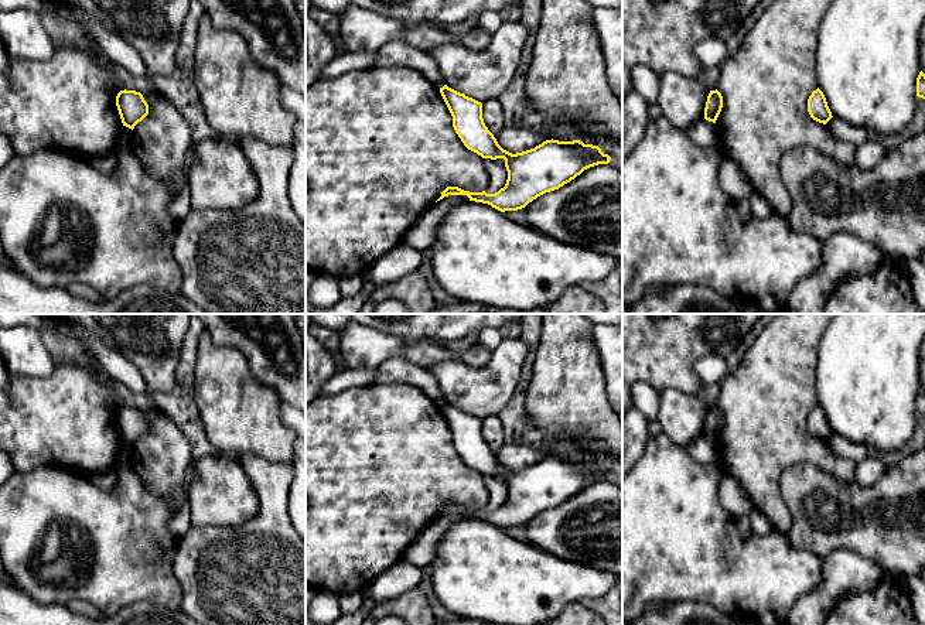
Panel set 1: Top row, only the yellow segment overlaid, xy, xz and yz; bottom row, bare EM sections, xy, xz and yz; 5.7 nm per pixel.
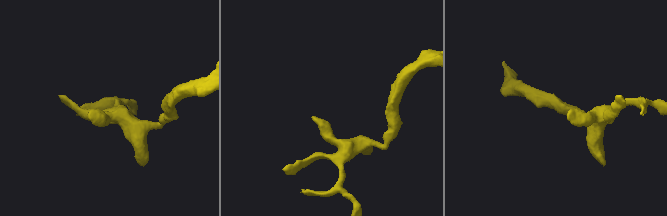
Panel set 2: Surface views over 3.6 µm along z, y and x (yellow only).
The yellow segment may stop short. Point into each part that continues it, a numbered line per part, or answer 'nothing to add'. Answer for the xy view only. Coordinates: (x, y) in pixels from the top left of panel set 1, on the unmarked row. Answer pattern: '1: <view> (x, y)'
nothing to add

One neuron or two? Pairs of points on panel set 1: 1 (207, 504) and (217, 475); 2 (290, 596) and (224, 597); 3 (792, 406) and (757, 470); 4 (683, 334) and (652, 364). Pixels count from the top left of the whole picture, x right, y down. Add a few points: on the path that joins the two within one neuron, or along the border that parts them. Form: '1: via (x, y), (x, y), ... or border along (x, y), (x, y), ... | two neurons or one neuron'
1: via (214, 497), (217, 494), (217, 482) | one neuron
2: via (273, 596), (241, 596) | one neuron
3: via (777, 422), (757, 441), (757, 454) | one neuron
4: via (676, 340), (659, 357) | one neuron

